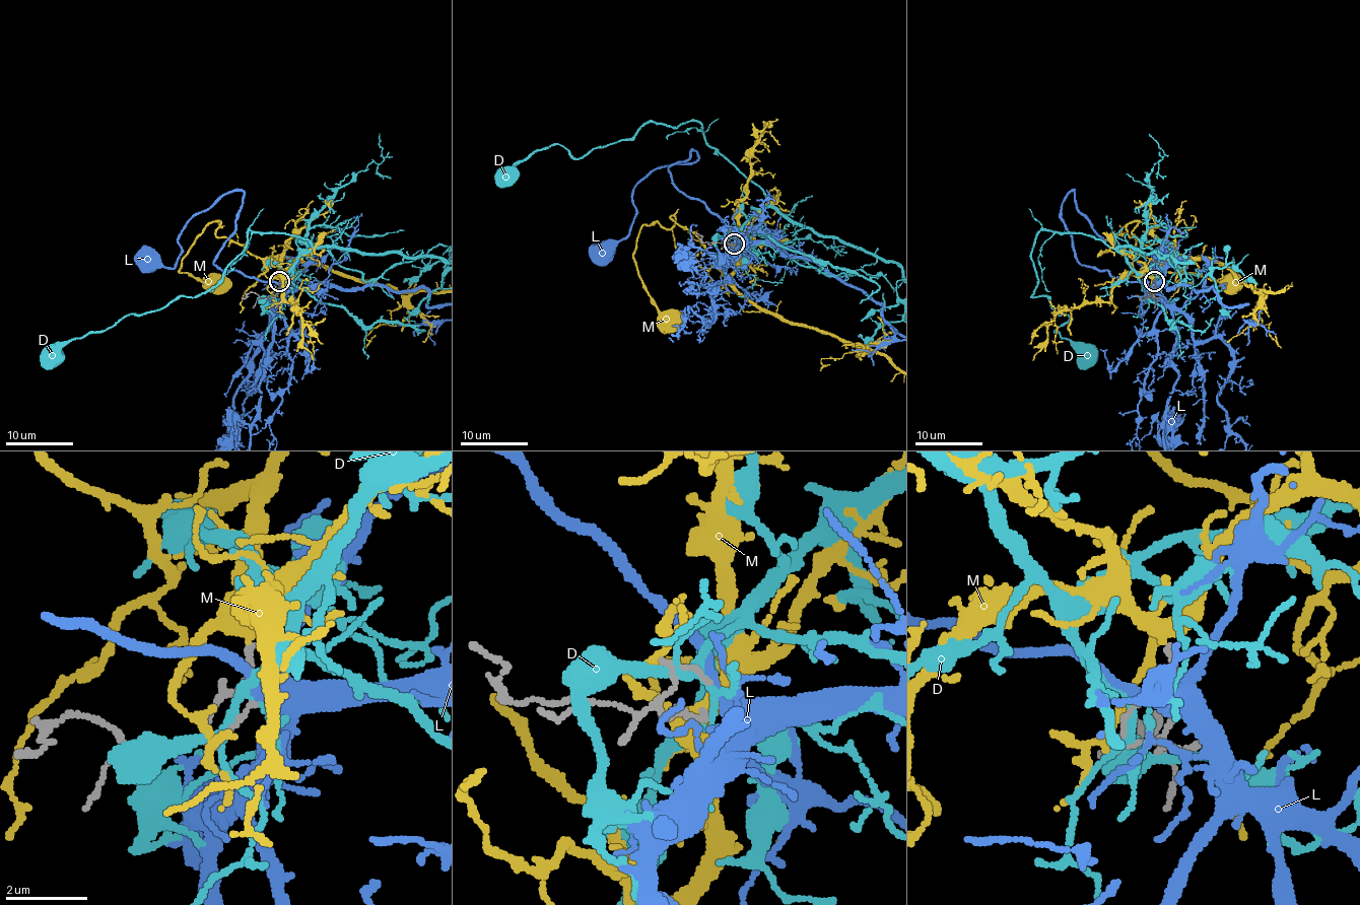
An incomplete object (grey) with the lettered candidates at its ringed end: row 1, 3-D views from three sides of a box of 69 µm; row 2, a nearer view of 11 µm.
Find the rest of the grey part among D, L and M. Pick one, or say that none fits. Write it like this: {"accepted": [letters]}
{"accepted": ["M"]}

